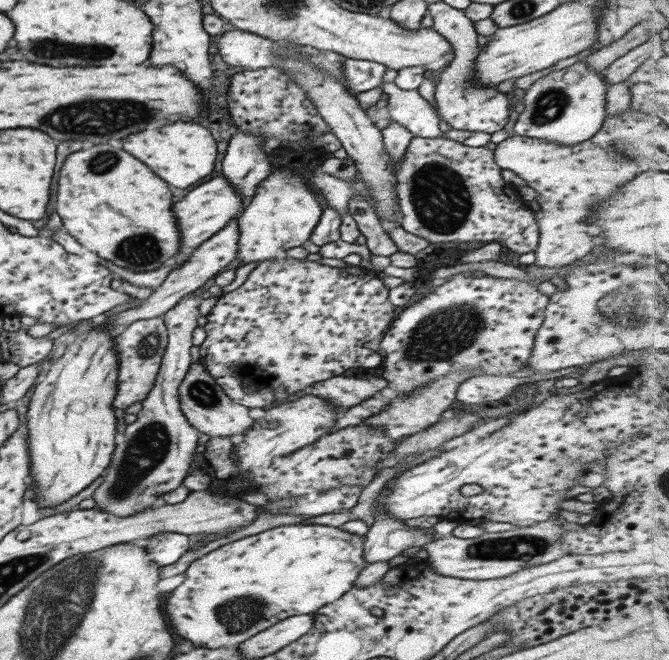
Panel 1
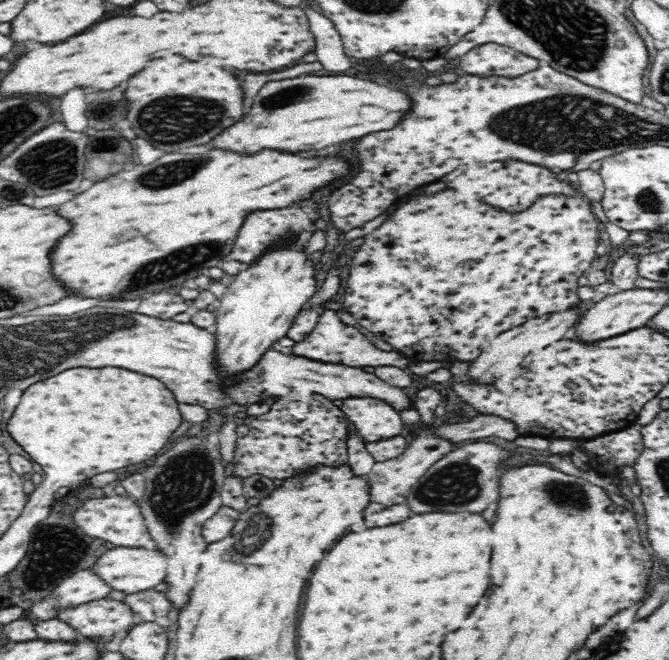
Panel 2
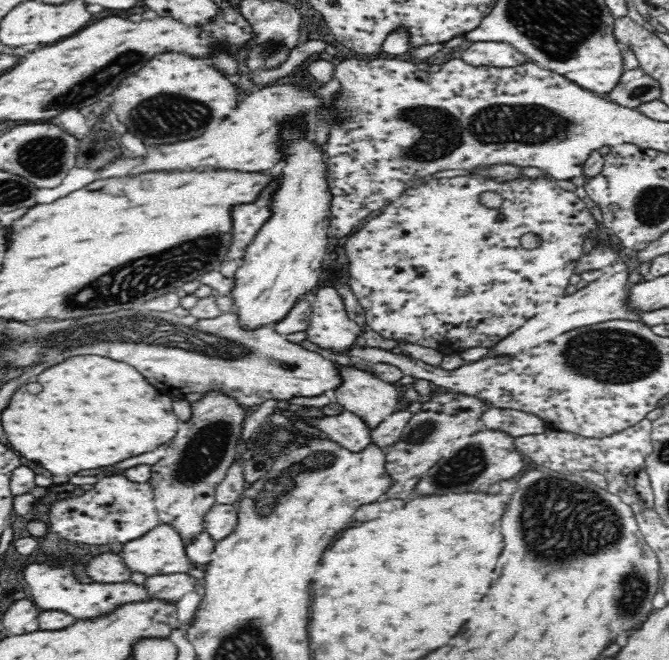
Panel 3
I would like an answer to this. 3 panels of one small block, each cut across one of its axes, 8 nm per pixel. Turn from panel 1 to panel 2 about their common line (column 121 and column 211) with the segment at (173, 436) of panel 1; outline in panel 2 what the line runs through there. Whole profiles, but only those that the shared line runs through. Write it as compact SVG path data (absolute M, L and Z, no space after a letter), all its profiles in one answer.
M208 432L186 436L144 470L145 491L140 498L140 508L156 548L166 553L169 561L164 581L171 586L165 594L172 599L173 609L189 600L188 592L196 586L200 558L209 545L202 534L203 522L212 518L223 505L221 490L227 462L220 447L207 441Z

